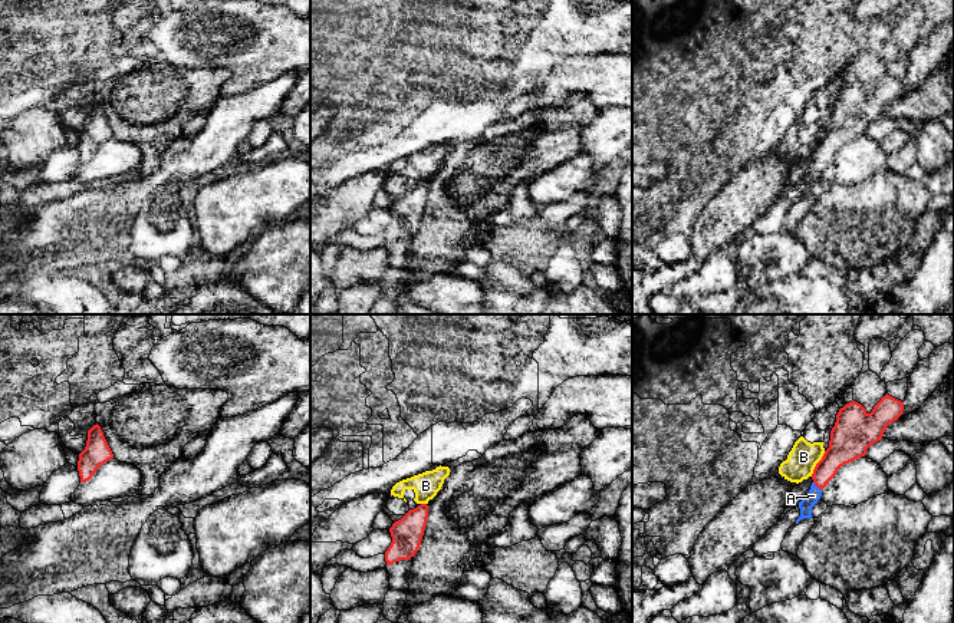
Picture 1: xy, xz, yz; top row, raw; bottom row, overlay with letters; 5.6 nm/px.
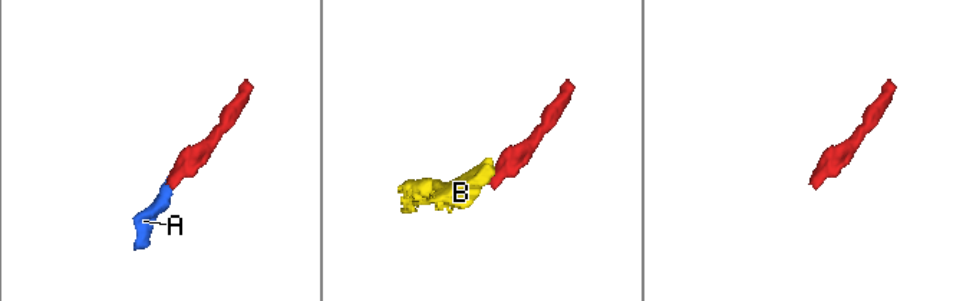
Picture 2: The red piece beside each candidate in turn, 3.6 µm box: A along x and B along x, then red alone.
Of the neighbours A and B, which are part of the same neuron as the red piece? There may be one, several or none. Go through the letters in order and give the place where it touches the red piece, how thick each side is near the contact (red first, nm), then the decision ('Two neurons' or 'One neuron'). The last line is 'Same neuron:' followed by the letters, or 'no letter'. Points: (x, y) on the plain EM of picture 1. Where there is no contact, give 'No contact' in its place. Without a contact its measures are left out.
A: Touches red at yz (816, 164). Thickness 160 nm (red) against 80 nm. One neuron
B: Touches red at yz (816, 142). Thickness 220 nm (red) against 160 nm. Two neurons
Same neuron: A

